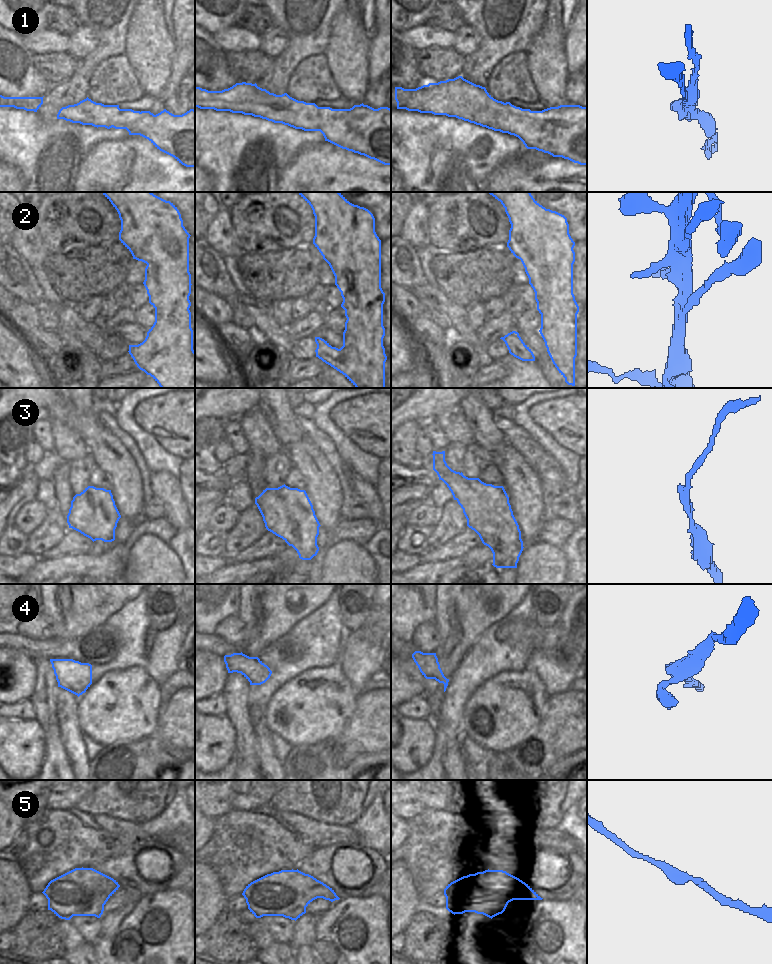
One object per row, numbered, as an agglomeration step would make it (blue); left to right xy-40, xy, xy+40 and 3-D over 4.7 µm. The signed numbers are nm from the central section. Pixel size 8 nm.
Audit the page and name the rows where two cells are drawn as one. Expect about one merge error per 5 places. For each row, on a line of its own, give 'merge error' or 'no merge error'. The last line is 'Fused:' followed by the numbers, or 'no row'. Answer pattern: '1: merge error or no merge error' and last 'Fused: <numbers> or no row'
1: merge error
2: no merge error
3: merge error
4: no merge error
5: no merge error
Fused: 1, 3

